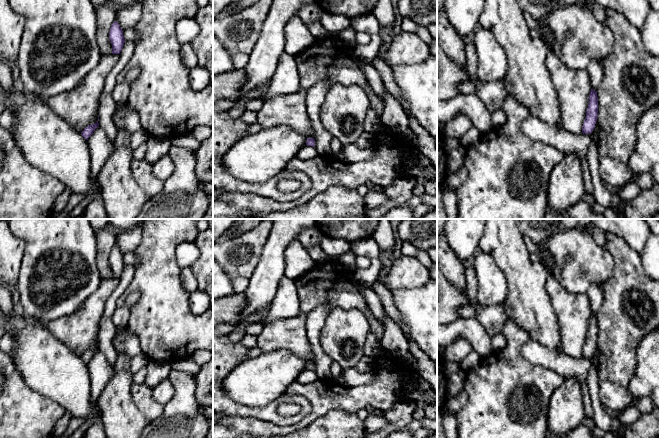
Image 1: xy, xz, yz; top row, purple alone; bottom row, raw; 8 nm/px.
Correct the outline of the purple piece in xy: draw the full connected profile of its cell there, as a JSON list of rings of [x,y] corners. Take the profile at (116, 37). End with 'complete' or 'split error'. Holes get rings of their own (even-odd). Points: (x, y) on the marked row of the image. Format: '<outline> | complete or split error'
[[[114,21],[114,23],[112,24],[110,28],[109,39],[112,44],[112,49],[113,49],[112,54],[120,54],[123,48],[125,39],[123,36],[123,31],[120,25],[118,24],[118,22],[116,21]]] | complete

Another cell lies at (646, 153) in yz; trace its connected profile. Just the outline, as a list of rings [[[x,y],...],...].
[[[659,103],[640,116],[636,147],[628,163],[634,176],[650,173],[659,164]]]

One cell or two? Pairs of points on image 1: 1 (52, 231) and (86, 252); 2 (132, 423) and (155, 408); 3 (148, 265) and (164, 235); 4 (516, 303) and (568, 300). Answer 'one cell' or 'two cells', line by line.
1: one cell
2: two cells
3: one cell
4: two cells

